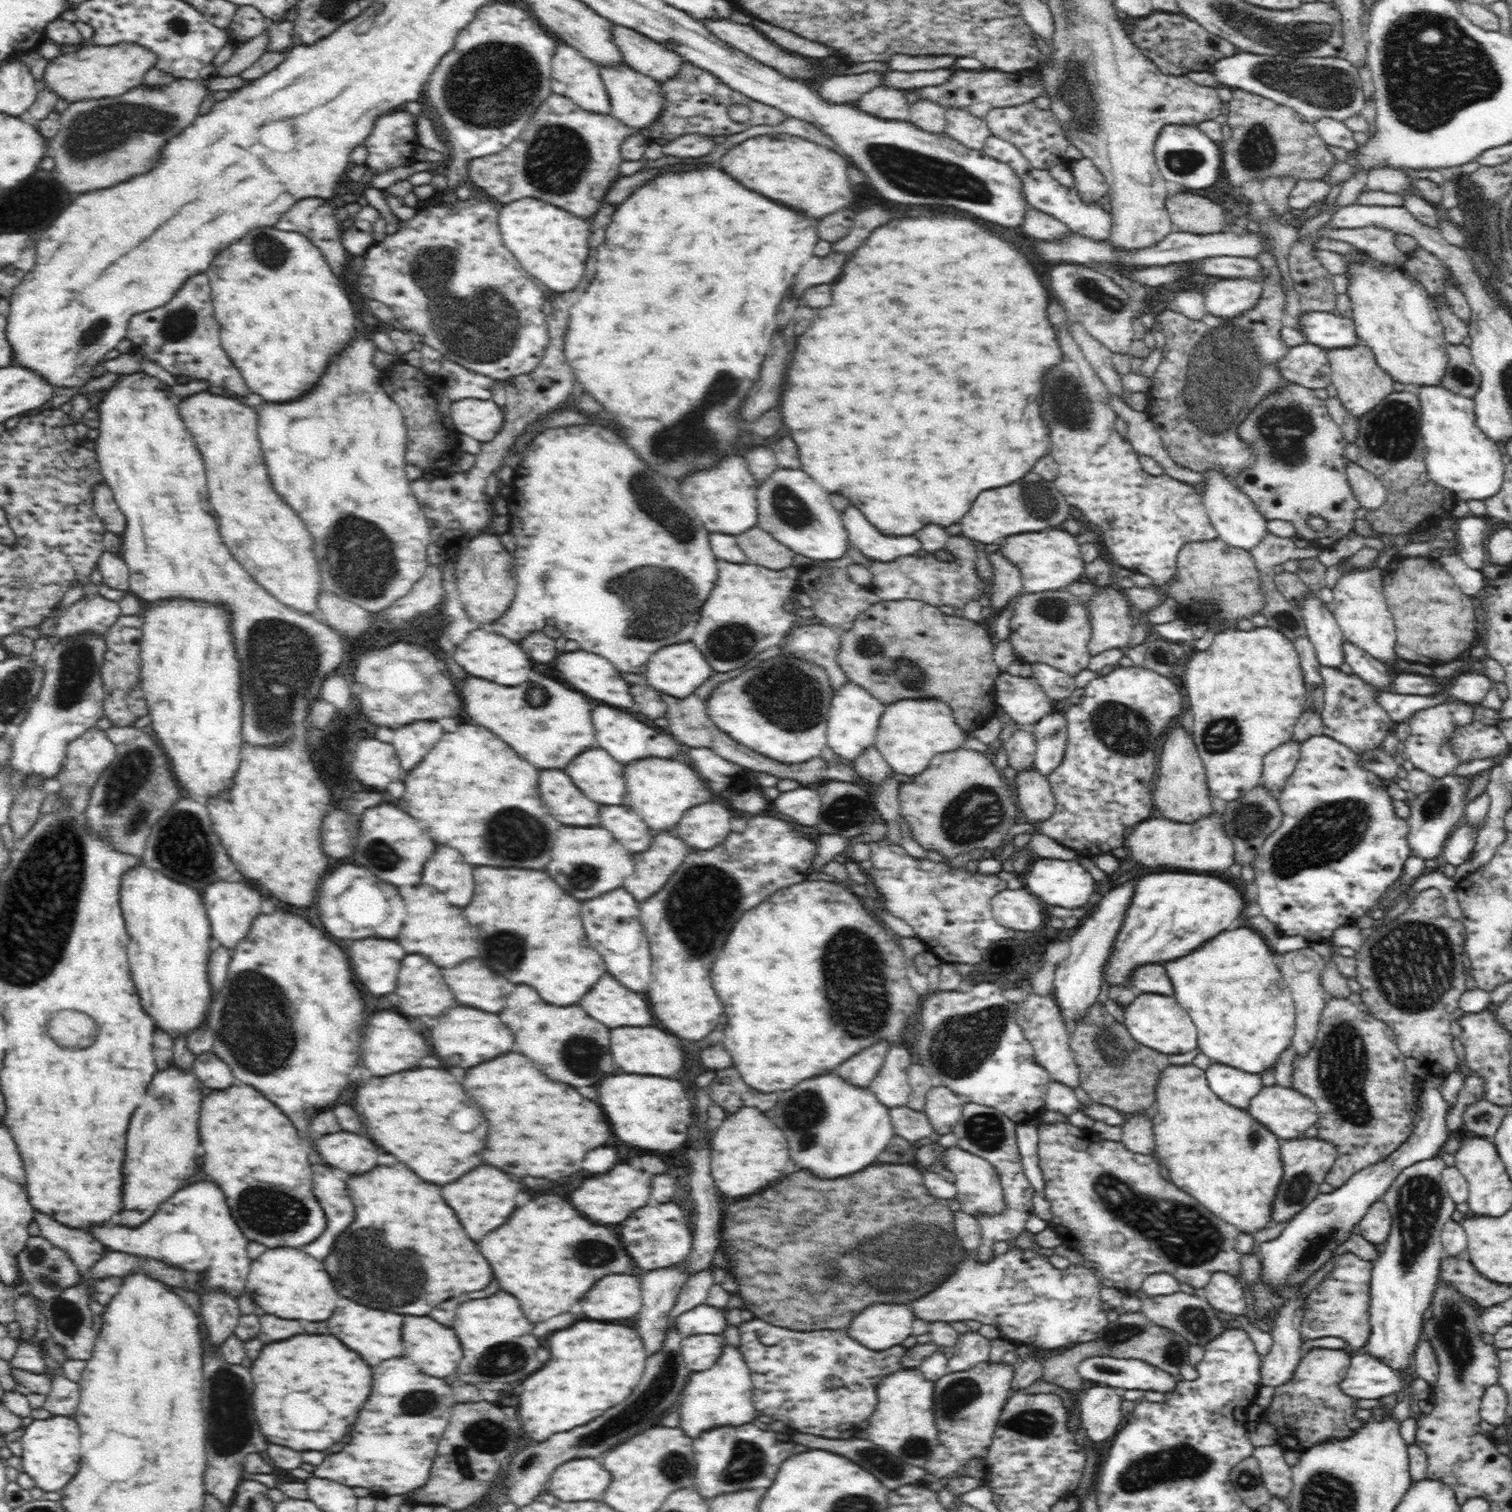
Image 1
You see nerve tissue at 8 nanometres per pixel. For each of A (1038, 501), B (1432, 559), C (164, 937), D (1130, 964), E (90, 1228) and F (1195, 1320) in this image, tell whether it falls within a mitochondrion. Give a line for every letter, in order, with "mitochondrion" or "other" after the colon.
A: mitochondrion
B: other
C: other
D: other
E: other
F: mitochondrion

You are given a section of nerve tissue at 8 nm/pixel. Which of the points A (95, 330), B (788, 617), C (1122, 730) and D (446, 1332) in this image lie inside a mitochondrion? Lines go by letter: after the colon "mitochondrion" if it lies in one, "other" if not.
A: mitochondrion
B: other
C: mitochondrion
D: other

